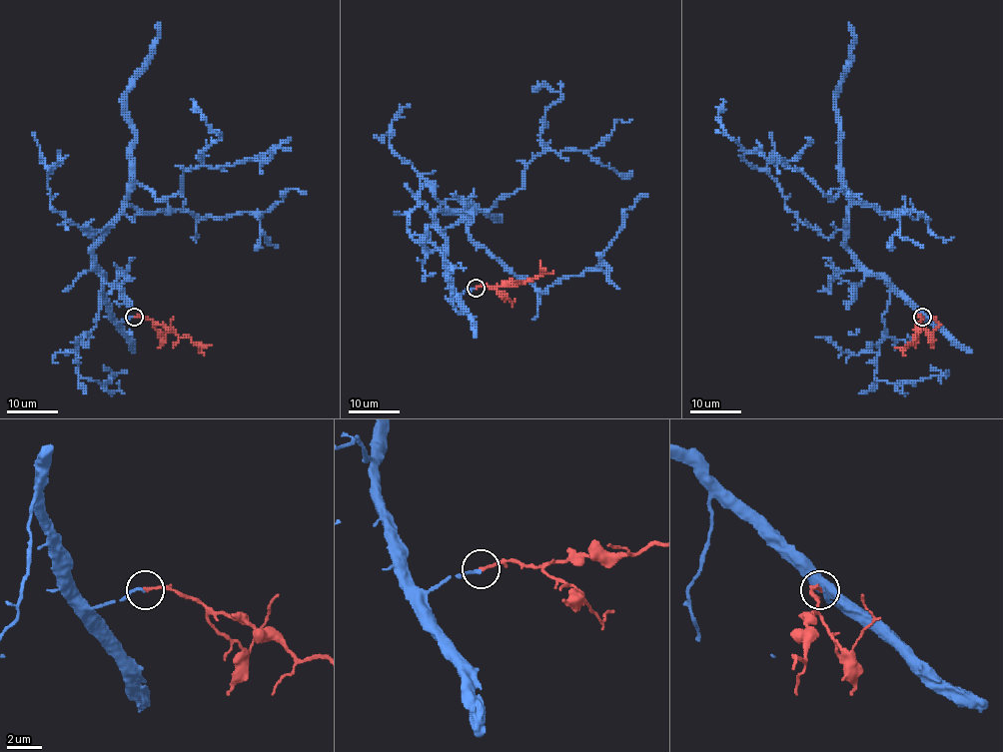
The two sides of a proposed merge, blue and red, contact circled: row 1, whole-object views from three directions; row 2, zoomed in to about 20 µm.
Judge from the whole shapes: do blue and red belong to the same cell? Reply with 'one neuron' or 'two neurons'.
one neuron

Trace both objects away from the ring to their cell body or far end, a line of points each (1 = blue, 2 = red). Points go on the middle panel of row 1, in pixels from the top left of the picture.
1: (476, 288), (454, 290), (439, 211), (459, 211), (473, 241), (543, 293), (594, 270), (625, 211), (648, 195)
2: (476, 288), (533, 281), (542, 273), (539, 260)

